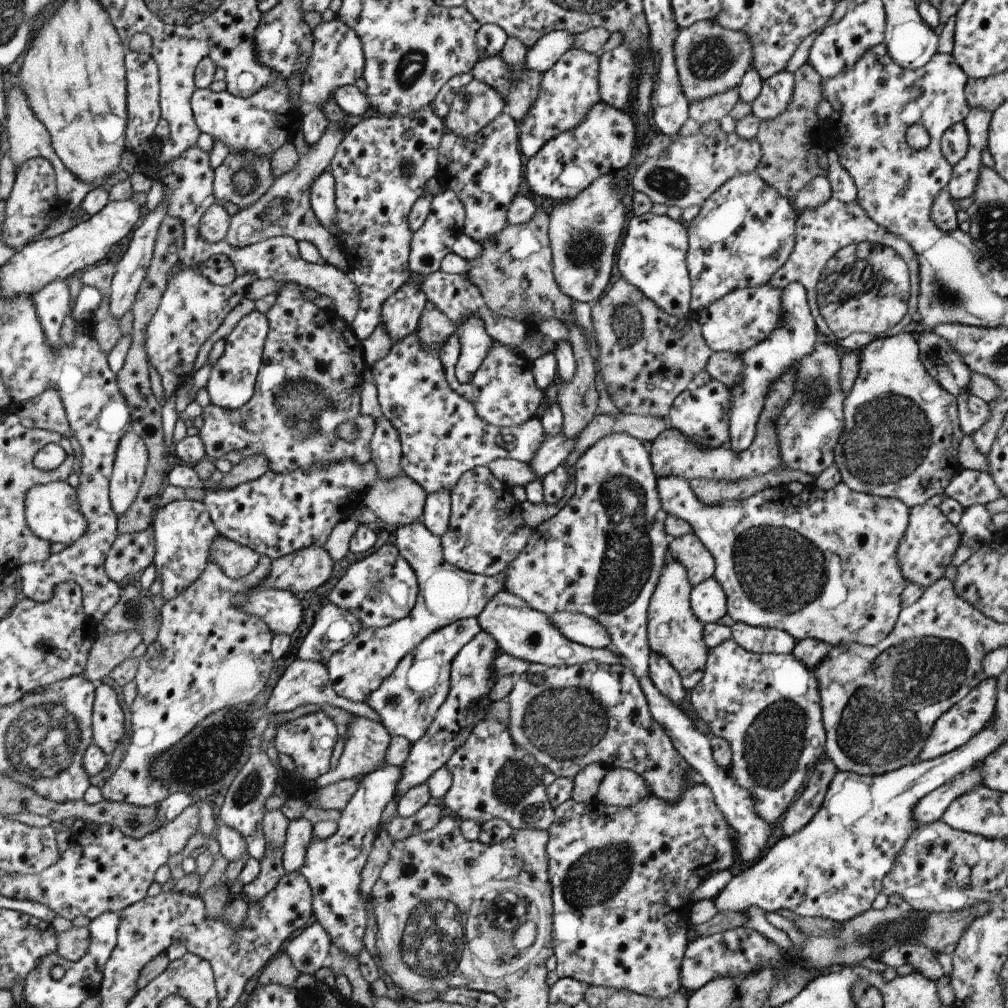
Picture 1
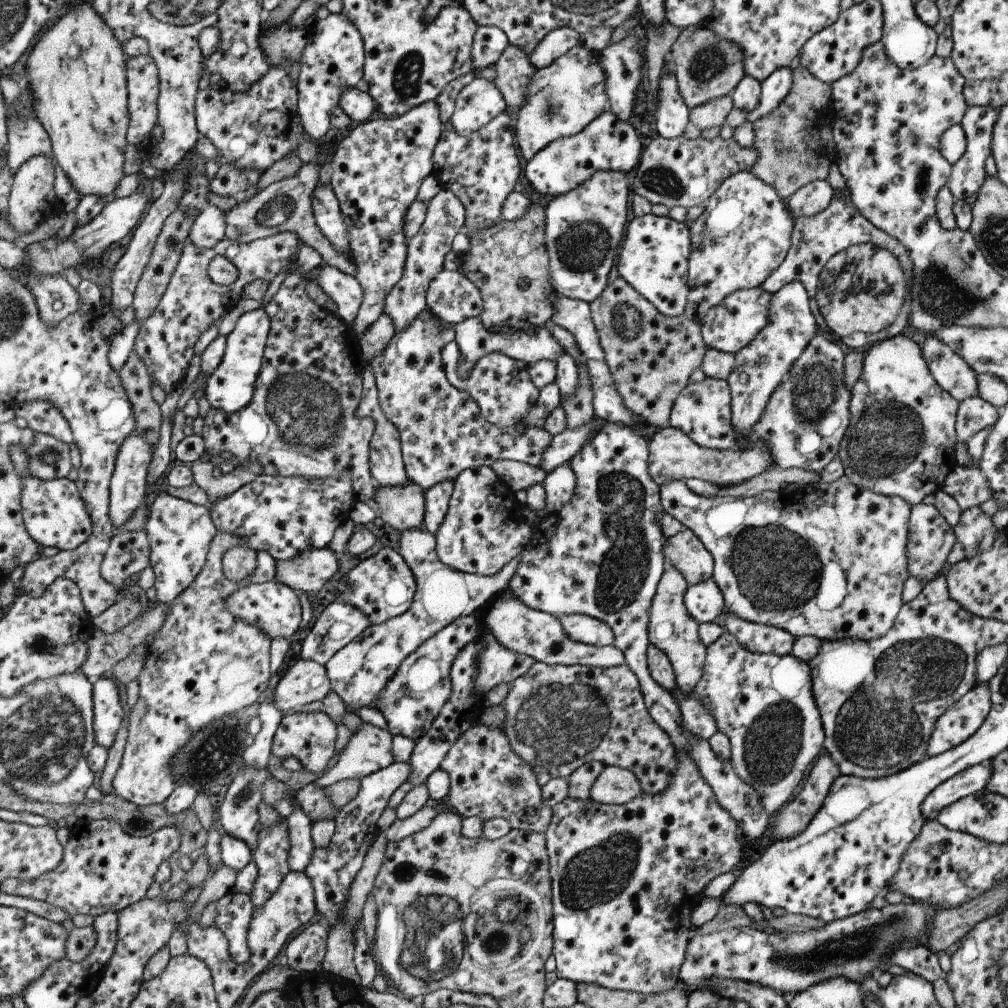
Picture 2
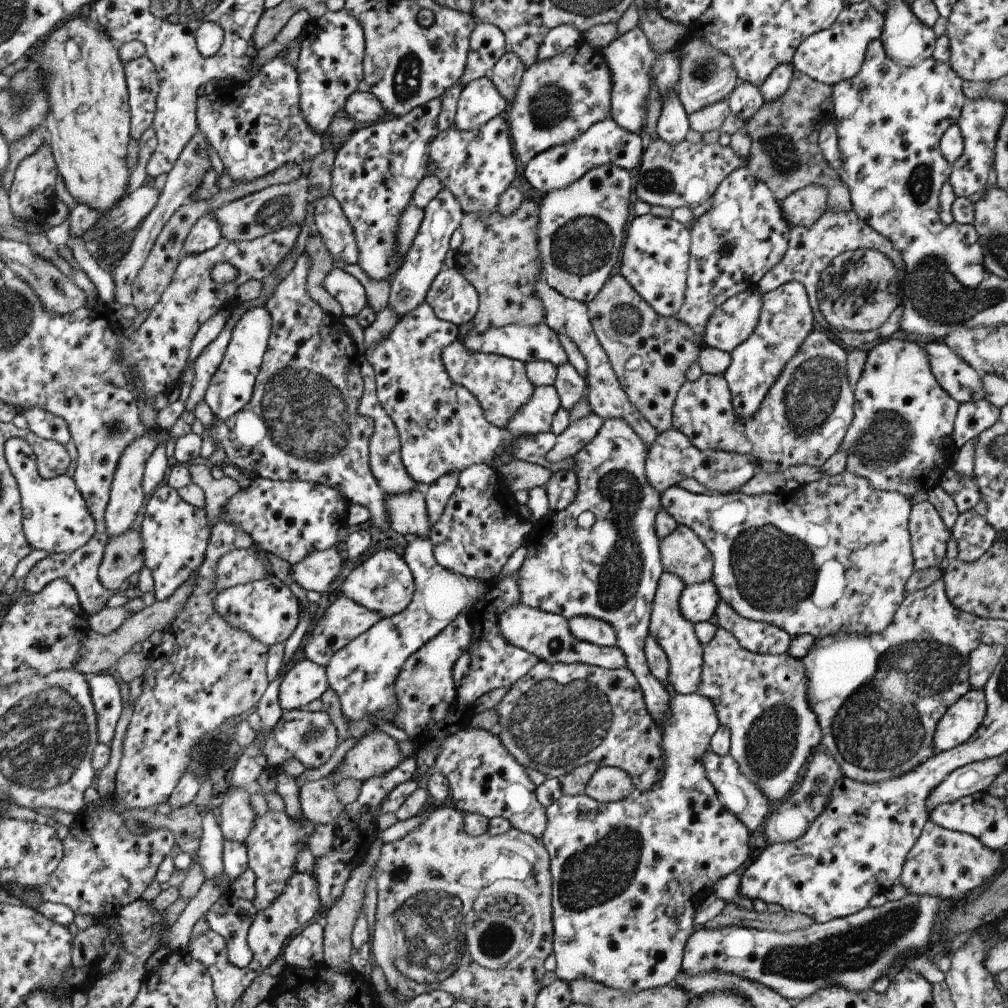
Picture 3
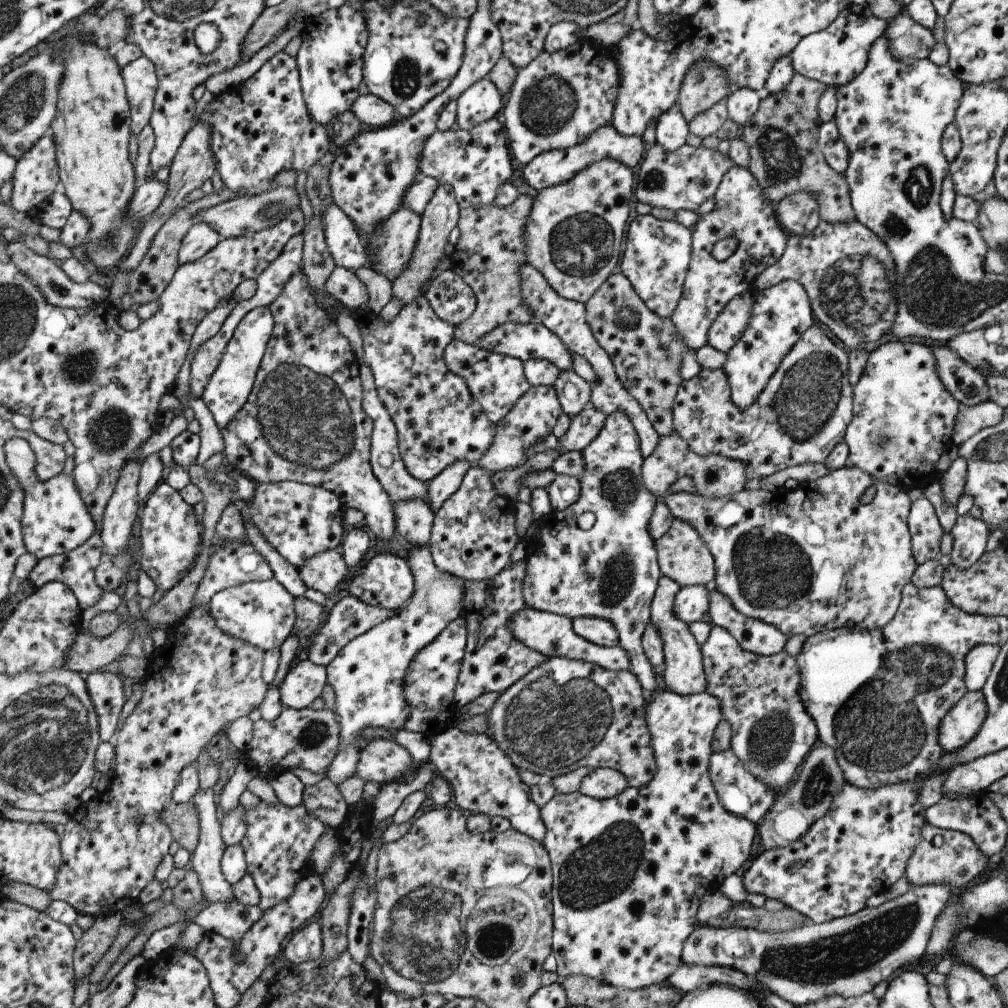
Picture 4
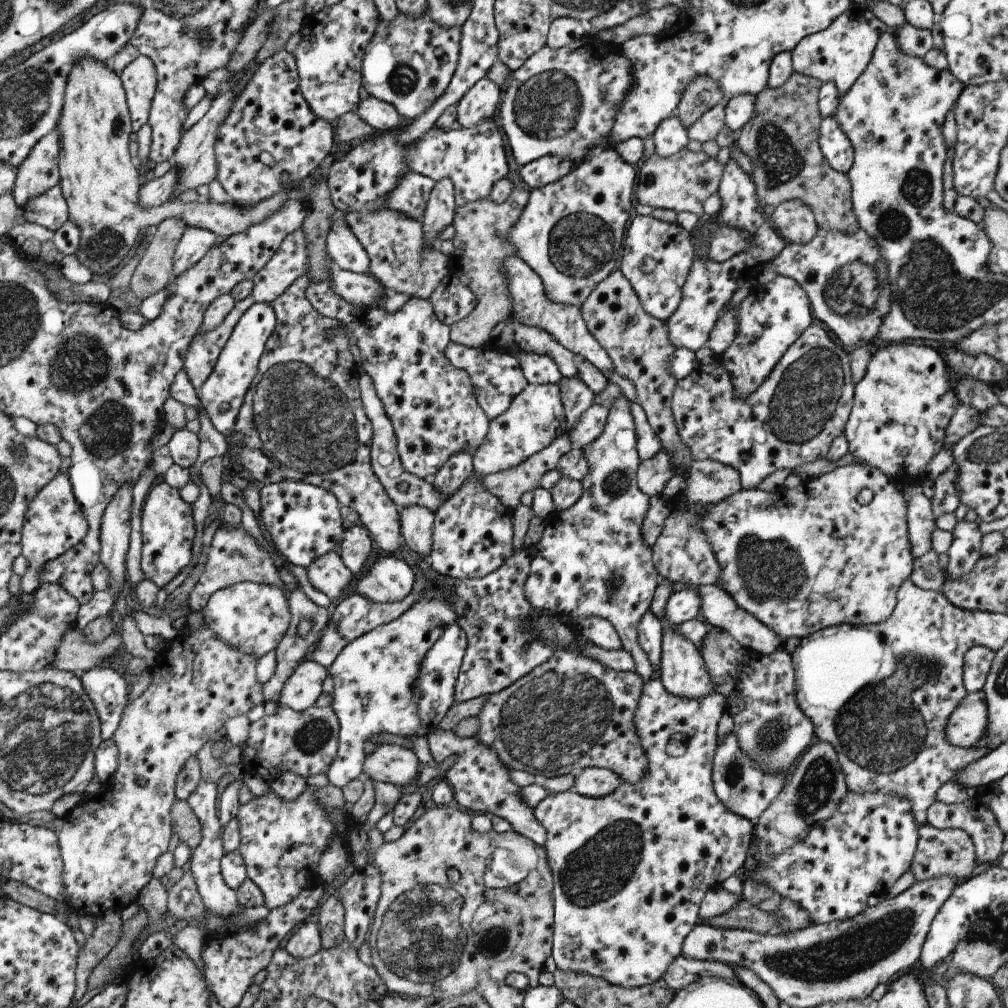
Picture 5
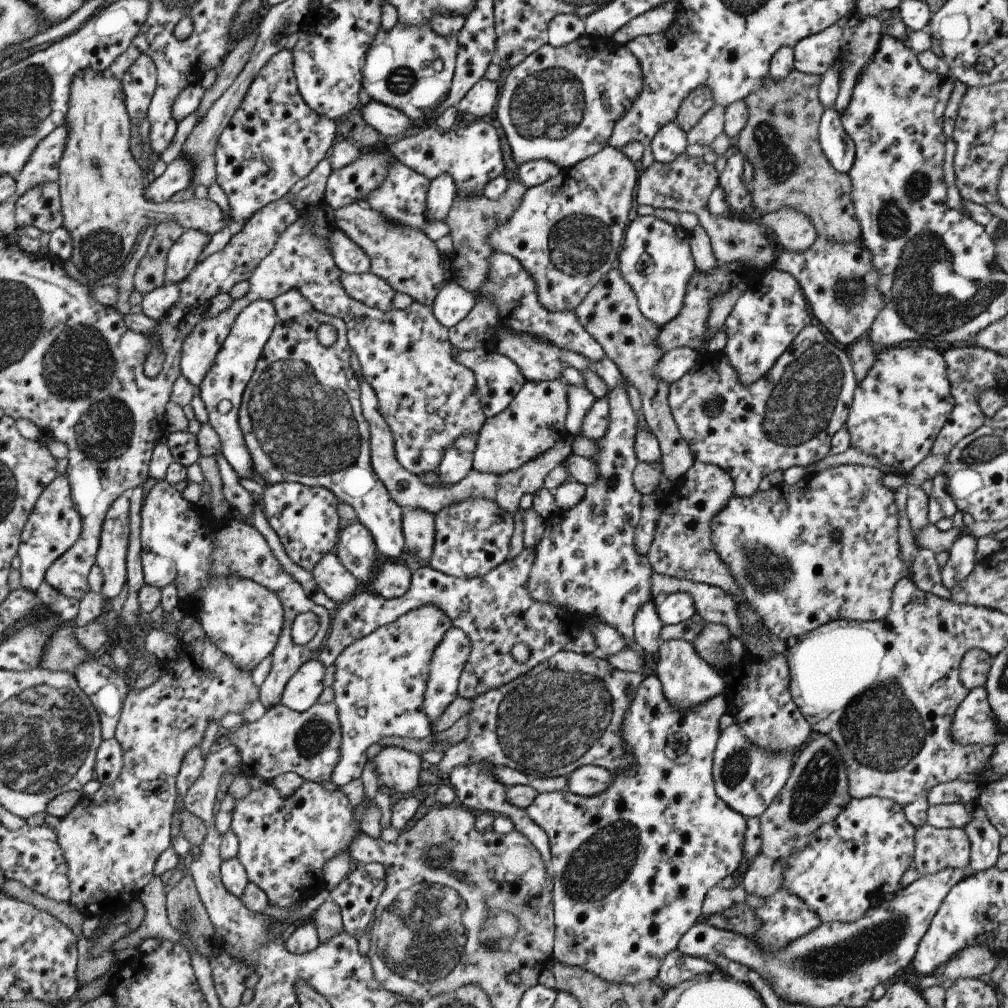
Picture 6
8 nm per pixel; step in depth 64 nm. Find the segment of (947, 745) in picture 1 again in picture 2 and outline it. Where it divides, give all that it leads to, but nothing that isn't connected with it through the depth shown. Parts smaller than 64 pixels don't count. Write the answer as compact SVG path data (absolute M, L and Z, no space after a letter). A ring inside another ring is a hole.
M975 684L935 721L925 757L934 757L967 740L983 724L990 706L988 684Z

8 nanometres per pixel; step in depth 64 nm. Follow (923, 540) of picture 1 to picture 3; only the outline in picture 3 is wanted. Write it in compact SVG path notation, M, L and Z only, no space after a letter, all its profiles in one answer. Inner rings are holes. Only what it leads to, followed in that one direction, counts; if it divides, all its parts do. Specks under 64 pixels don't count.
M928 501L910 505L908 533L914 571L939 568L951 533Z

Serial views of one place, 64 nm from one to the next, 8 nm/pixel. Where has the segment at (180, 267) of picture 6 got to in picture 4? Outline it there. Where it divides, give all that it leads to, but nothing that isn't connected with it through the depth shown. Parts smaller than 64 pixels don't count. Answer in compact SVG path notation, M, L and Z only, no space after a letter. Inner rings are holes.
M195 221L181 239L178 251L178 266L183 263L200 259L208 250L211 250L221 238L208 224Z

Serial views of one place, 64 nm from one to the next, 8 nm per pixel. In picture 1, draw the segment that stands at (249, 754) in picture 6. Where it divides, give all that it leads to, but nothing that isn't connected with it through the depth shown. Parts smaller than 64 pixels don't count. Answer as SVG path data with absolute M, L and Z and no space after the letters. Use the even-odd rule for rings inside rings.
M317 711L293 721L286 721L276 729L274 746L278 752L287 754L293 759L295 767L291 772L293 781L315 784L319 776L324 775L330 768L330 758L339 737L339 728L322 711Z

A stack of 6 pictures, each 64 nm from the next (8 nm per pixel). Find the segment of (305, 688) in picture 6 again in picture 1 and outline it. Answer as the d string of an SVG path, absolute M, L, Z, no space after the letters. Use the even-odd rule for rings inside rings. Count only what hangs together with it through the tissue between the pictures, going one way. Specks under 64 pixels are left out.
M294 659L276 680L266 702L266 710L275 715L278 712L289 712L293 708L297 708L300 704L328 704L337 706L346 710L351 715L362 716L369 720L379 721L376 712L369 708L363 702L353 702L346 698L339 698L338 694L333 690L332 684L328 679L328 672L323 663L315 661L304 661Z

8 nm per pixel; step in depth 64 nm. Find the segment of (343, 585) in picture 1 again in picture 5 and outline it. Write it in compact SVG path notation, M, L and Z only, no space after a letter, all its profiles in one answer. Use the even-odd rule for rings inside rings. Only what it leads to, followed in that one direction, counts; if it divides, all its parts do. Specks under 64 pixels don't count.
M385 554L357 580L355 592L374 602L399 602L413 586L414 574L402 560Z

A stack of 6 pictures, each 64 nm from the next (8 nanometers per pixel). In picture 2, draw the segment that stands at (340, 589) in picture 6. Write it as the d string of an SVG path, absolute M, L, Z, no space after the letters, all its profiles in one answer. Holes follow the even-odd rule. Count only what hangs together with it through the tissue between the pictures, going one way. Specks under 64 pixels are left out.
M330 548L311 549L297 560L274 561L274 578L295 592L317 592L337 570L338 558Z

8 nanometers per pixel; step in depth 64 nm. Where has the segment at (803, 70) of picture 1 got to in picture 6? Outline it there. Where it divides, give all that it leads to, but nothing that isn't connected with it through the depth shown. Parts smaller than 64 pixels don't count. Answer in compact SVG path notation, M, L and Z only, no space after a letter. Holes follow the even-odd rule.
M792 68L783 80L773 80L767 76L761 85L752 91L743 102L747 106L747 119L735 143L737 150L753 168L751 180L751 206L761 215L775 212L783 206L805 214L815 228L816 236L823 236L831 242L849 244L860 238L860 227L854 216L851 203L851 182L847 173L839 173L823 156L818 142L818 124L823 106L817 96L819 75L804 74Z

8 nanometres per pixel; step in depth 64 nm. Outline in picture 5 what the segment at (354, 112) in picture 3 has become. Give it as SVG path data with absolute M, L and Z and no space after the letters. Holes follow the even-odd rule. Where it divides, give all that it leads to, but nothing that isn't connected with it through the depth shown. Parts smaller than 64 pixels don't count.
M369 95L367 98L359 100L355 112L377 133L401 128L406 123L390 104Z

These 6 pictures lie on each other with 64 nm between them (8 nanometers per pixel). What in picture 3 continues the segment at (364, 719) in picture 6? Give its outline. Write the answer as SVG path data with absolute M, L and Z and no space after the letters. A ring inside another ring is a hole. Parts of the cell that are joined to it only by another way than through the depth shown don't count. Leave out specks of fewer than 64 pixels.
M406 537L406 544L402 553L402 559L409 567L414 582L414 591L410 603L400 613L394 614L393 616L387 618L379 619L375 624L372 624L365 632L362 632L359 636L356 636L353 640L350 640L347 644L345 644L345 646L342 646L337 652L335 652L335 654L329 659L329 662L327 662L327 664L324 666L328 686L333 689L333 692L337 694L337 698L339 698L340 709L346 723L350 720L368 720L369 715L378 716L384 718L385 720L388 720L389 722L392 722L394 714L398 711L397 703L393 694L393 681L394 678L399 674L403 661L412 652L415 652L415 650L421 648L423 644L425 644L428 640L431 640L431 638L433 638L436 634L439 634L439 632L441 632L443 628L445 628L447 624L449 624L458 614L468 614L472 606L477 601L479 601L484 593L488 590L489 584L497 580L497 578L491 581L482 581L481 579L467 578L466 576L460 575L459 573L449 571L446 568L440 567L439 564L436 563L436 560L433 558L432 544L430 543L428 537Z

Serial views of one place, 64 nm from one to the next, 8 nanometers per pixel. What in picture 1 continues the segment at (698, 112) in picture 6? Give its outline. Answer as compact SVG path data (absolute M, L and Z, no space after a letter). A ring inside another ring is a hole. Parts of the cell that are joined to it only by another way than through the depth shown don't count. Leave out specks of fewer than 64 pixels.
M711 19L700 20L690 27L679 29L672 53L679 86L689 103L736 87L752 62L752 44L747 35L723 28Z

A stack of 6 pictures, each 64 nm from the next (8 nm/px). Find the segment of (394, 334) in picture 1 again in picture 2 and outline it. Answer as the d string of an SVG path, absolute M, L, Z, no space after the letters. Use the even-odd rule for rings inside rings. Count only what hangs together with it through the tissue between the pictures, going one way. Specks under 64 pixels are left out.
M441 189L428 200L419 230L406 242L406 259L400 279L384 298L382 312L391 320L394 332L406 329L410 322L426 309L426 288L442 269L445 254L450 251L452 238L464 228L464 208L461 201L447 189Z

